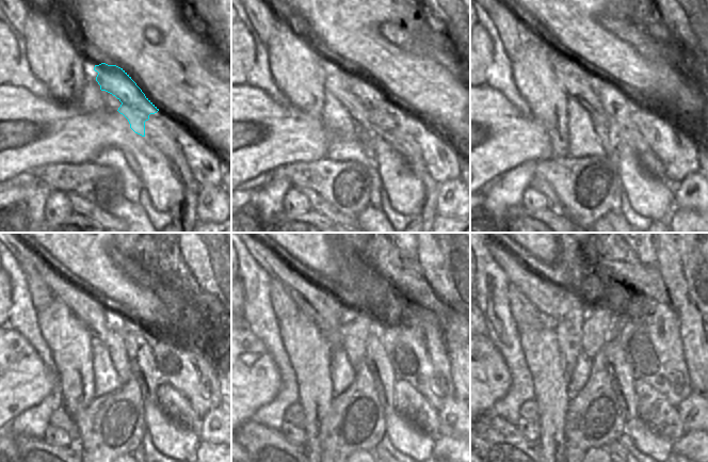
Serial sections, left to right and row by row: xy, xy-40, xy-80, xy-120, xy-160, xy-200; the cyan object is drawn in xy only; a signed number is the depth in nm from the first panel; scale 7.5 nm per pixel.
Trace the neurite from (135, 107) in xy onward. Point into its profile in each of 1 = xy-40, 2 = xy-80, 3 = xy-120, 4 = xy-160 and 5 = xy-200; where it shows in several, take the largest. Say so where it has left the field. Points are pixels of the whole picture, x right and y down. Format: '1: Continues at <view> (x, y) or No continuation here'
1: Continues at xy-40 (382, 116)
2: Continues at xy-80 (617, 105)
3: Continues at xy-120 (143, 365)
4: Continues at xy-160 (380, 366)
5: Continues at xy-200 (622, 373)

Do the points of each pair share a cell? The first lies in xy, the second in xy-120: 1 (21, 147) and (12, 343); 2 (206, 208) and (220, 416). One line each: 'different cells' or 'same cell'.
1: same cell
2: same cell

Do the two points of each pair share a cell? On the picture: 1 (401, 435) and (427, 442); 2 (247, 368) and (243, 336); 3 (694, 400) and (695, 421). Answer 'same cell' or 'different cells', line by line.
1: same cell
2: same cell
3: same cell

